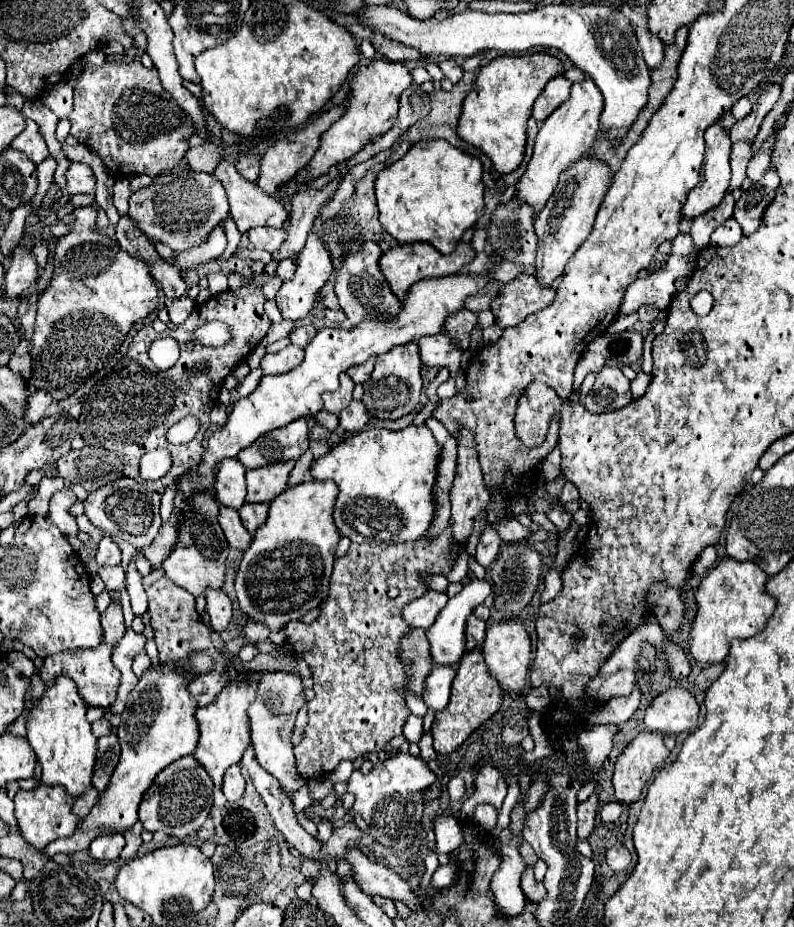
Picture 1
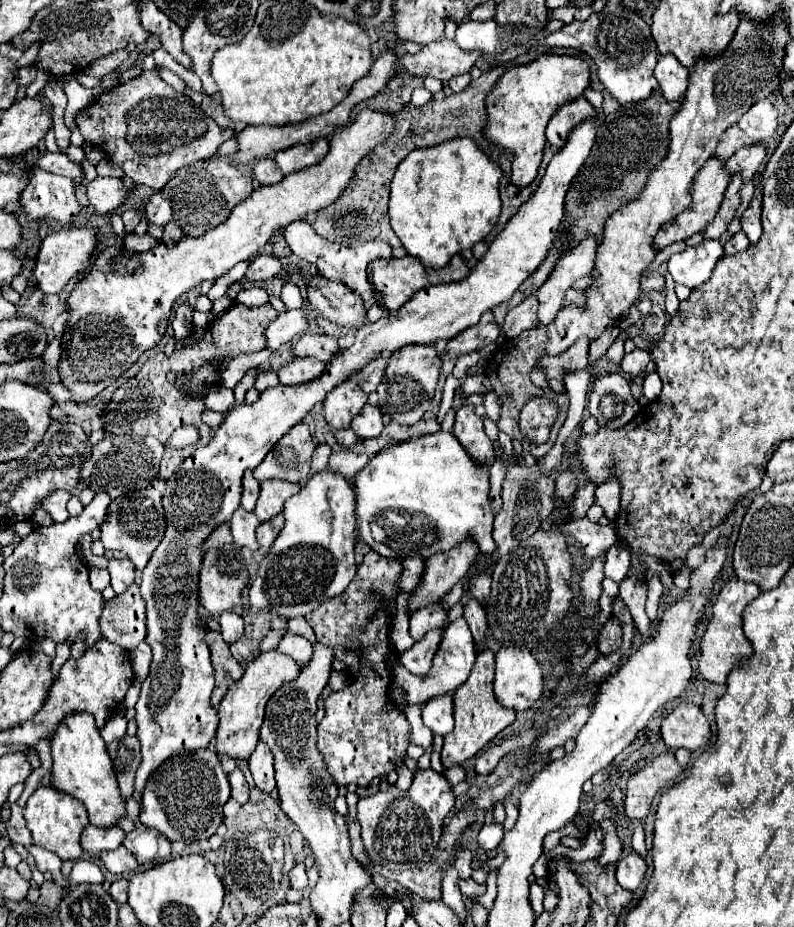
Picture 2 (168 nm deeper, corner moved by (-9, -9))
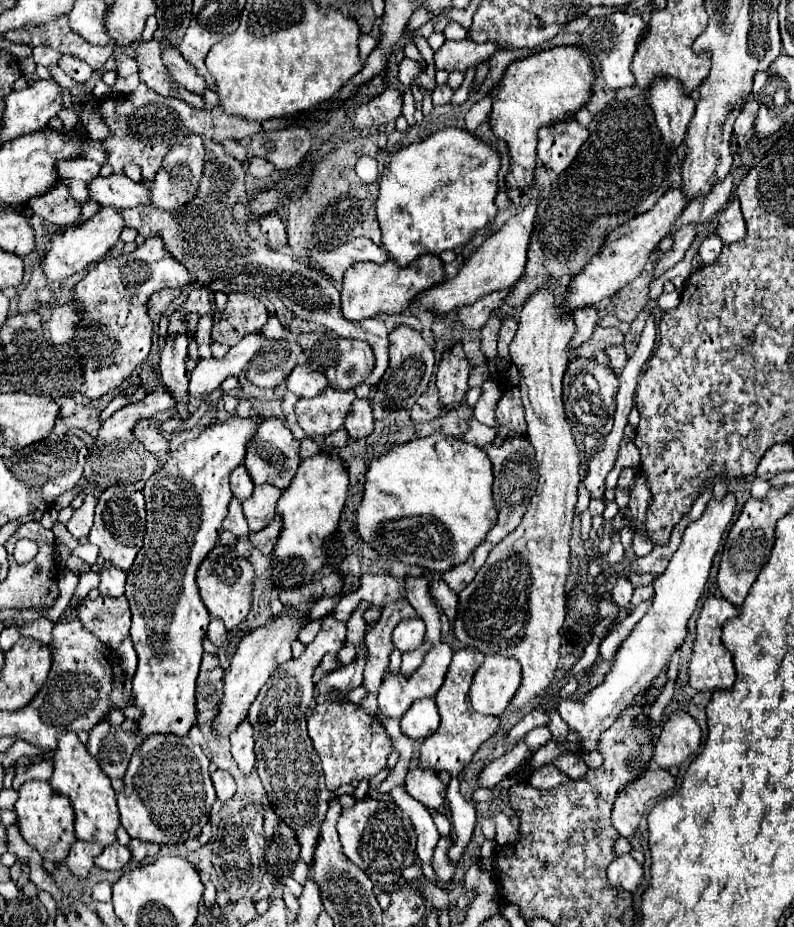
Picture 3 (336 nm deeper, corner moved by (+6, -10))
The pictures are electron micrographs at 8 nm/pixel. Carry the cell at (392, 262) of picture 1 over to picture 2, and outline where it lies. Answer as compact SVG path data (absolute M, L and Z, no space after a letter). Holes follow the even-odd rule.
M405 255L405 257L389 259L375 259L369 263L369 277L371 283L375 285L375 289L381 295L381 303L389 309L389 311L397 311L403 303L407 303L407 299L419 291L419 287L427 287L433 283L449 283L449 281L459 281L461 277L465 277L469 273L469 263L461 257L455 255L455 259L445 267L445 269L427 269L423 267L423 263L417 257Z

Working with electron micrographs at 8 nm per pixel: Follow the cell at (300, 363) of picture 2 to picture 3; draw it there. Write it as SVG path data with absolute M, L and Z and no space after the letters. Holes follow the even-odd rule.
M304 364L292 370L292 374L286 378L286 386L300 398L312 398L328 386L328 380L322 372L316 372L308 364Z

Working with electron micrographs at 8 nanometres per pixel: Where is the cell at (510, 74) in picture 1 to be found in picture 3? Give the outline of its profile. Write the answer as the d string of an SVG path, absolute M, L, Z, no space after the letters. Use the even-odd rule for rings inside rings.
M556 46L550 50L536 52L508 66L504 78L492 90L494 104L490 112L490 126L498 138L508 142L510 166L522 168L522 186L514 178L512 170L508 172L510 188L528 190L534 184L538 128L572 118L580 108L584 108L590 102L592 88L594 88L592 60L578 46Z

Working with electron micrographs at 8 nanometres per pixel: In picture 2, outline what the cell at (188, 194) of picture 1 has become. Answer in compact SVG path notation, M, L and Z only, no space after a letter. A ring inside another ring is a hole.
M203 159L191 167L183 167L177 175L155 195L151 195L145 215L151 225L165 227L167 223L177 223L183 229L183 235L201 237L209 229L219 227L227 221L233 207L247 199L253 191L251 177L241 173L229 159Z

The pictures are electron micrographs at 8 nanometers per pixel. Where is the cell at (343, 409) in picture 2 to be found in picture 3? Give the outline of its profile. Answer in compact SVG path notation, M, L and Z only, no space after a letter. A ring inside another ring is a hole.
M326 388L314 398L300 398L294 406L300 428L310 436L328 436L342 428L354 402L354 390Z

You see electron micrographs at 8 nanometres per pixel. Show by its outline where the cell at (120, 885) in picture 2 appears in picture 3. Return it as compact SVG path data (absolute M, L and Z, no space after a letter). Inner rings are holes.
M98 882L94 886L94 892L92 892L92 898L96 902L108 902L112 898L112 884L110 882Z

